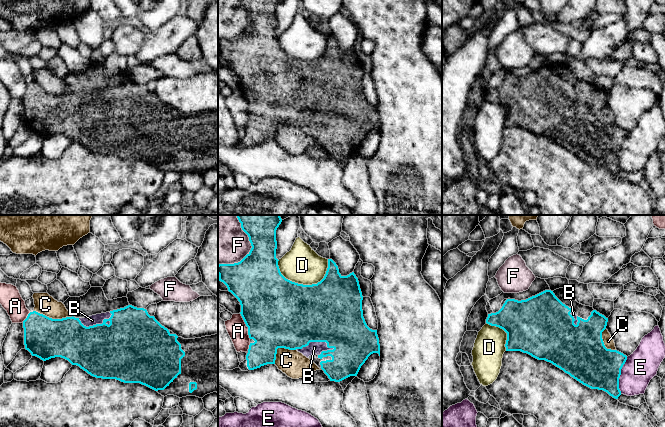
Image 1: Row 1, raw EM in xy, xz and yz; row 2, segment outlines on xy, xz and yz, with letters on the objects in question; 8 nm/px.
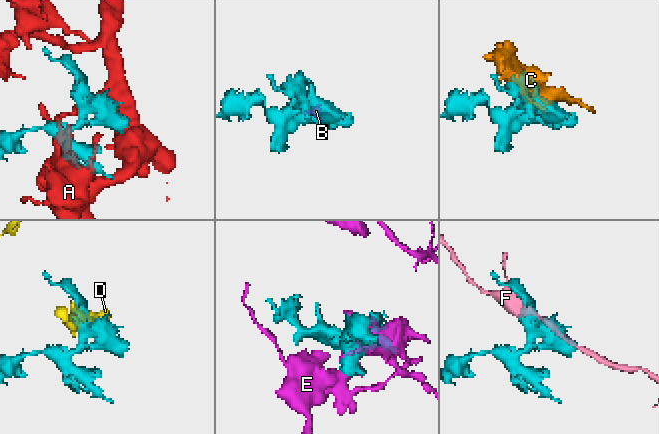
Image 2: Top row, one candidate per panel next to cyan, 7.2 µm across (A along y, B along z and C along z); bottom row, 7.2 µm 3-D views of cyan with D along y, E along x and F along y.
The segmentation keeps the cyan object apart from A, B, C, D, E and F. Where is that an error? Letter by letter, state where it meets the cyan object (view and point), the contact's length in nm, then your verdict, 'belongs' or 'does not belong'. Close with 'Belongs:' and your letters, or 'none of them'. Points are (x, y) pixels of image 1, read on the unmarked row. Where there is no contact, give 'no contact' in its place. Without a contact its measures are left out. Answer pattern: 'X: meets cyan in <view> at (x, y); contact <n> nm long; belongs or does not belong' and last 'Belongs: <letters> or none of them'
A: meets cyan in xz at (246, 101); contact 220 nm long; does not belong
B: meets cyan in xz at (315, 117); contact 320 nm long; belongs
C: meets cyan in xy at (53, 95); contact 320 nm long; does not belong
D: meets cyan in xz at (301, 60); contact 420 nm long; does not belong
E: meets cyan in yz at (620, 150); contact 300 nm long; does not belong
F: meets cyan in xz at (247, 30); contact 380 nm long; does not belong
Belongs: B

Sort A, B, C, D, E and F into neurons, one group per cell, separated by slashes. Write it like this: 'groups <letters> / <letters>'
groups A / B / C / D / E / F

